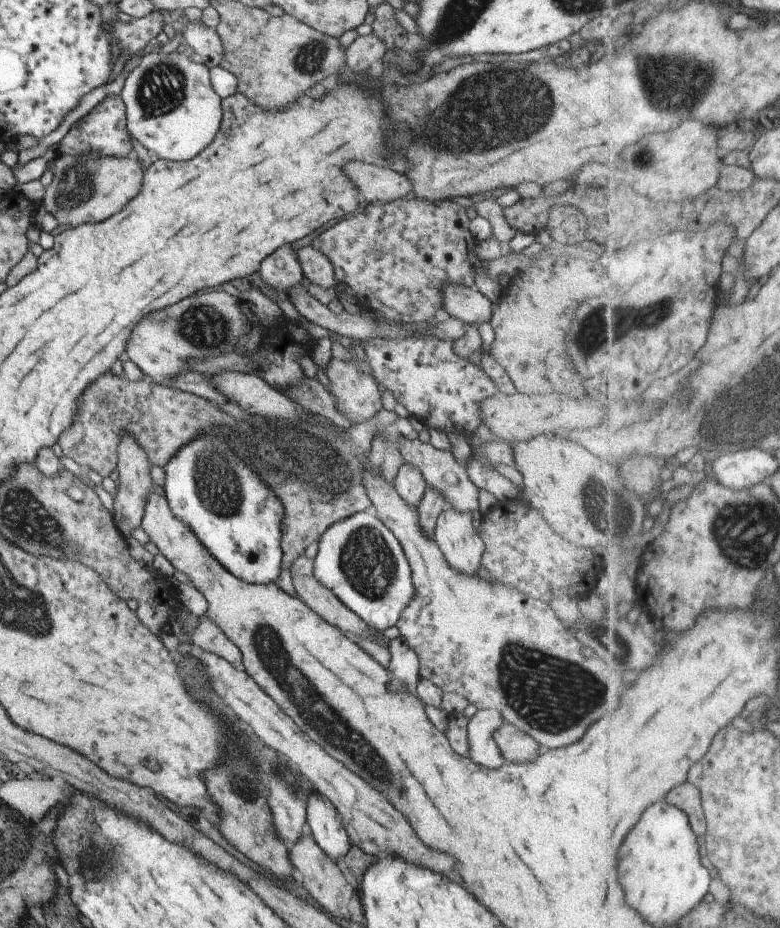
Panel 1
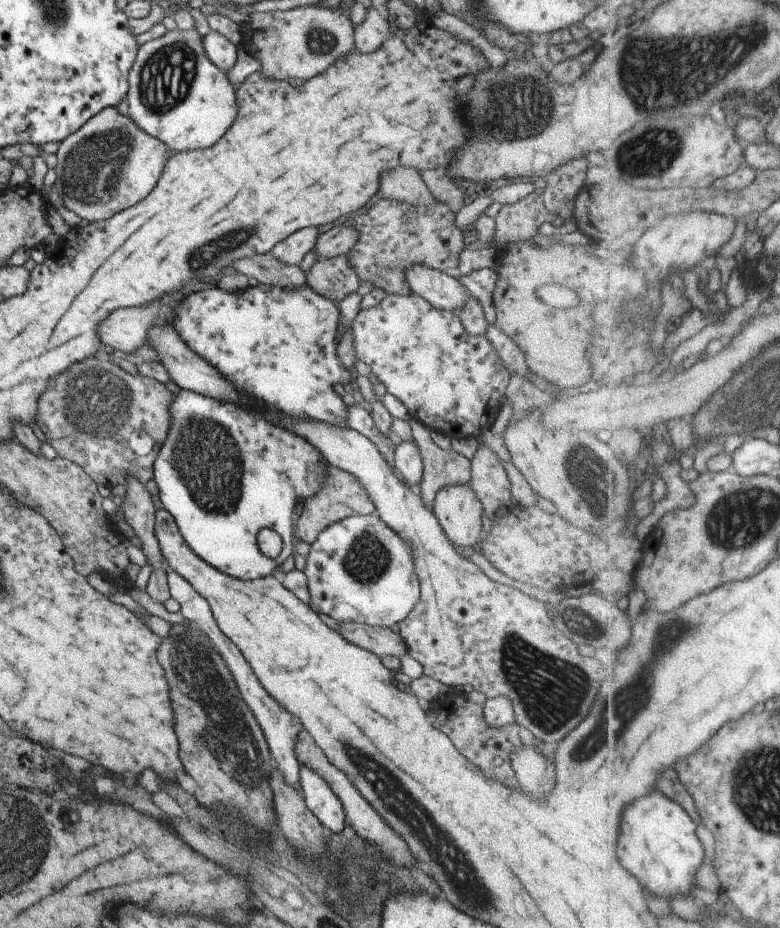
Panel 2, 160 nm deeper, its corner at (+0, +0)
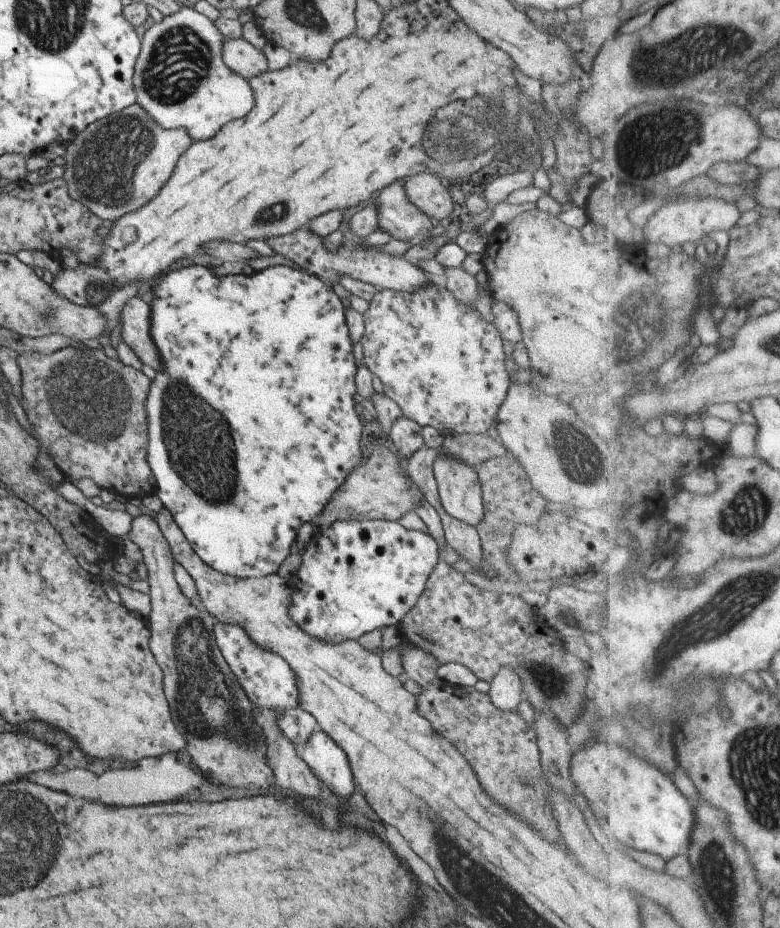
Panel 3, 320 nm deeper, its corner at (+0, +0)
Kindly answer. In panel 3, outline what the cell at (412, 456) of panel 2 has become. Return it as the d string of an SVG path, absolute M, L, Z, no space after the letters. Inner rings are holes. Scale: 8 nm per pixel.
M401 415L390 426L388 436L400 457L410 457L422 445L422 426Z

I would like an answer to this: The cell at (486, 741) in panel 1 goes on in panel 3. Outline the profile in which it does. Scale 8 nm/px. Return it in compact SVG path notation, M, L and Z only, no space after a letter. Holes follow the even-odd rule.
M501 665L490 680L487 694L500 711L511 711L523 697L521 679L507 665Z

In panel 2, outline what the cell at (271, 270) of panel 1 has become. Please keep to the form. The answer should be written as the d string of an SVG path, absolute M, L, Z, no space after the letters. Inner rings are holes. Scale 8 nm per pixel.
M303 228L293 232L289 238L279 242L275 248L270 251L272 255L290 265L299 265L300 260L313 250L317 237L319 236L317 228Z

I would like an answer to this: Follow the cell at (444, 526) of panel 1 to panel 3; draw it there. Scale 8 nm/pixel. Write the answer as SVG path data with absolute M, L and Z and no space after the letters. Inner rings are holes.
M439 448L432 464L432 473L443 510L458 521L477 527L478 522L484 516L484 510L482 509L482 492L476 469L460 461L457 457L444 453Z

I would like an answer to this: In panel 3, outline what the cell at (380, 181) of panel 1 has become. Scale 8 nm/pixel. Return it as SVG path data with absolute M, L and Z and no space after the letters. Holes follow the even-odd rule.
M430 170L405 177L404 191L407 198L428 217L443 220L451 214L451 200L438 177Z

